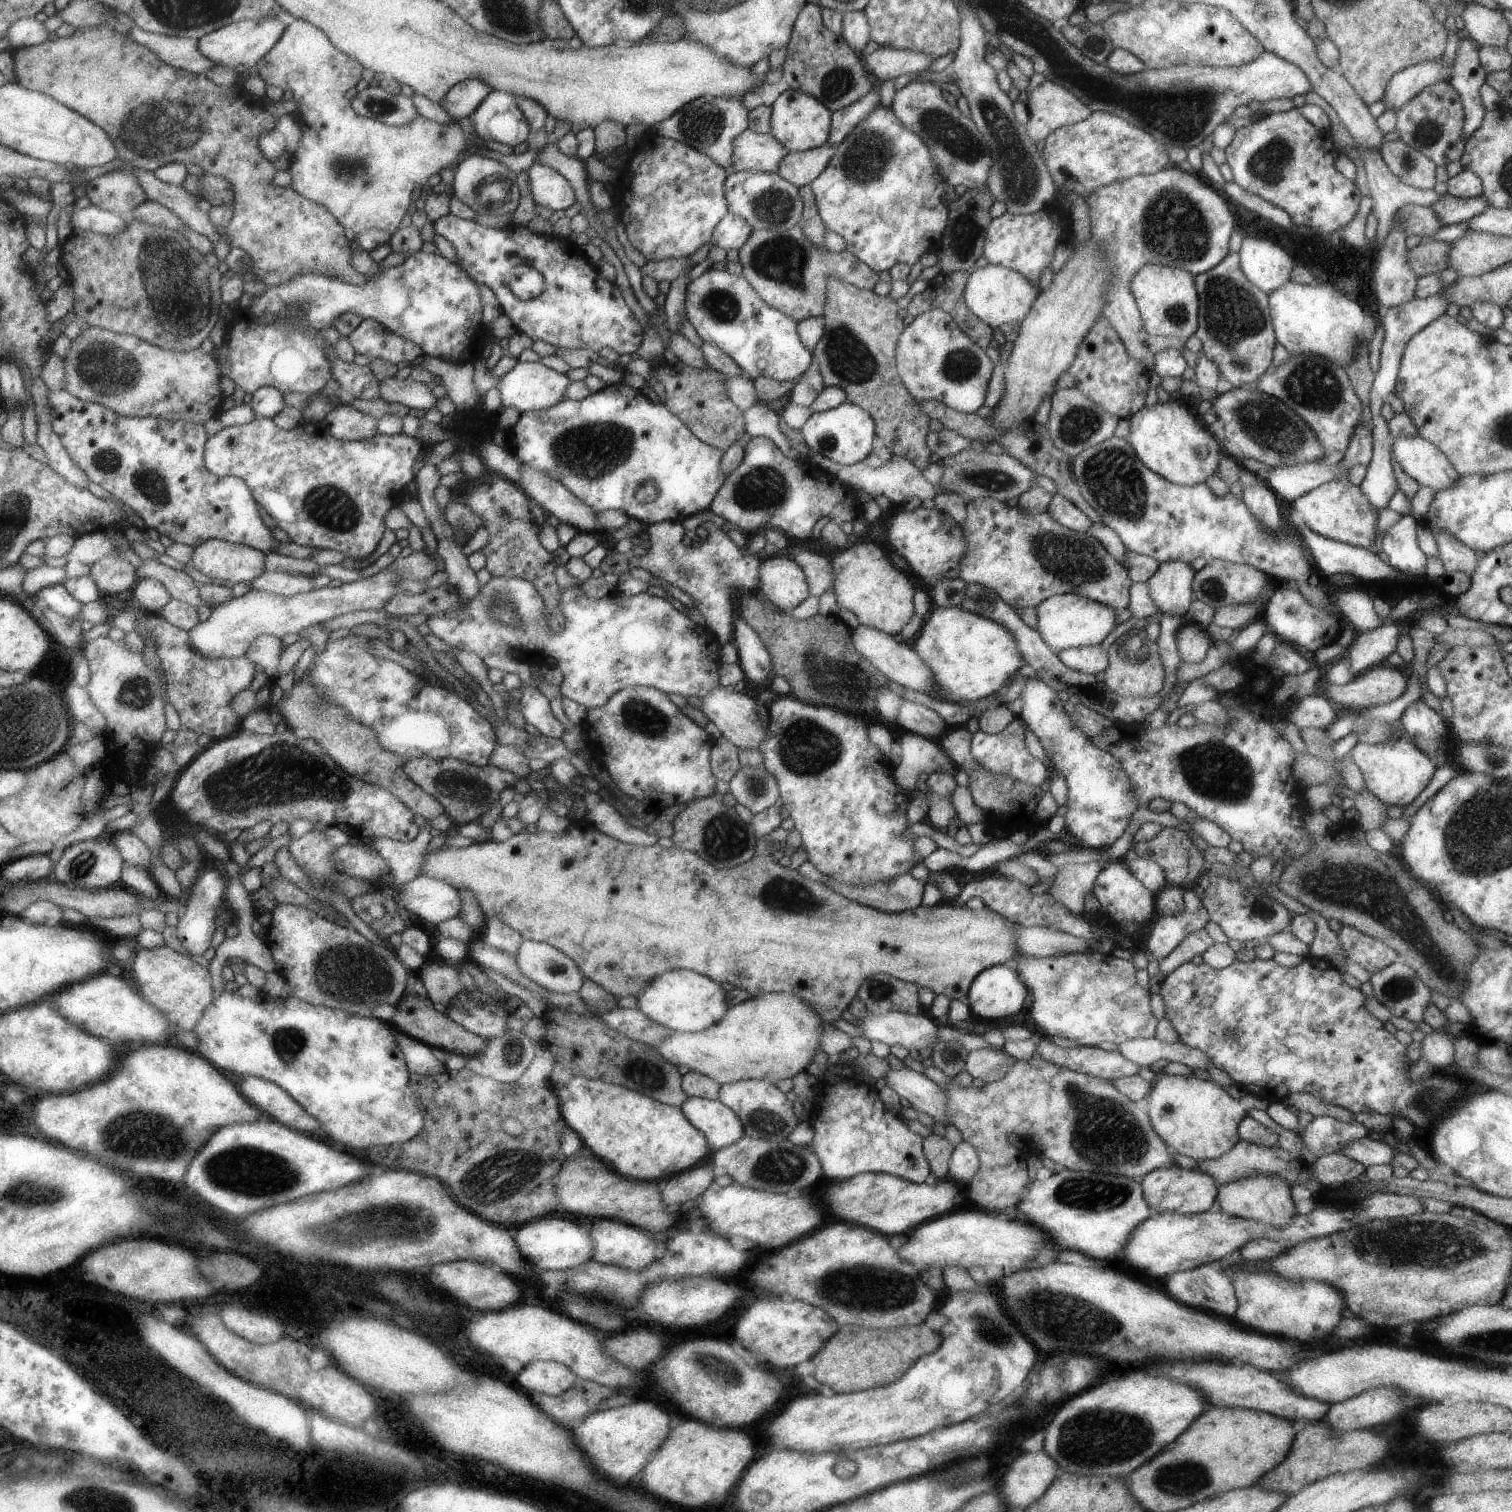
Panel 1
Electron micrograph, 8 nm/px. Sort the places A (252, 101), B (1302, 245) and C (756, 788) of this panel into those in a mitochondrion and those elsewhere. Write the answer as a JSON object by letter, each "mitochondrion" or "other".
{"A":"other","B":"other","C":"mitochondrion"}

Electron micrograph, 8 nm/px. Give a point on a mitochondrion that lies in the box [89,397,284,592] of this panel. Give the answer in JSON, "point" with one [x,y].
{"point":[155,486]}

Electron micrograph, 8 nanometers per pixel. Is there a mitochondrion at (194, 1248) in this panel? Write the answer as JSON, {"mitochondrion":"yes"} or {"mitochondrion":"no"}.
{"mitochondrion":"no"}

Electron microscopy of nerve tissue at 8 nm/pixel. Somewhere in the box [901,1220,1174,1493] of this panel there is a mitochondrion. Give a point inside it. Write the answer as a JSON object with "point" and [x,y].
{"point":[1102,1437]}

